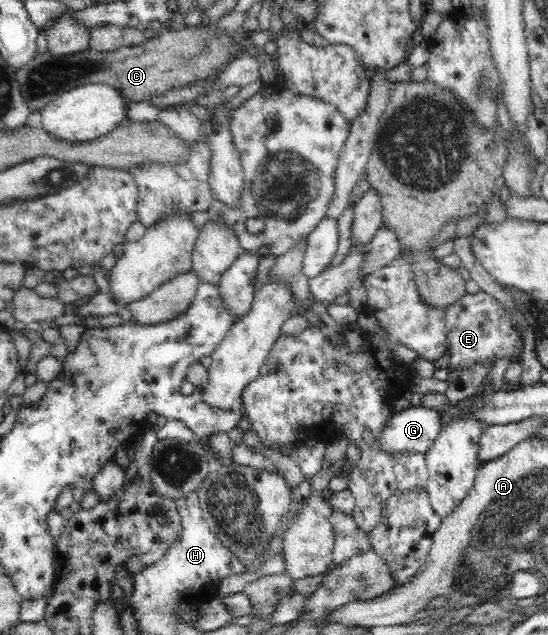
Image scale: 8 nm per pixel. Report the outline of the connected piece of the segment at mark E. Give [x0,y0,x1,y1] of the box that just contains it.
[445,293,523,372]

